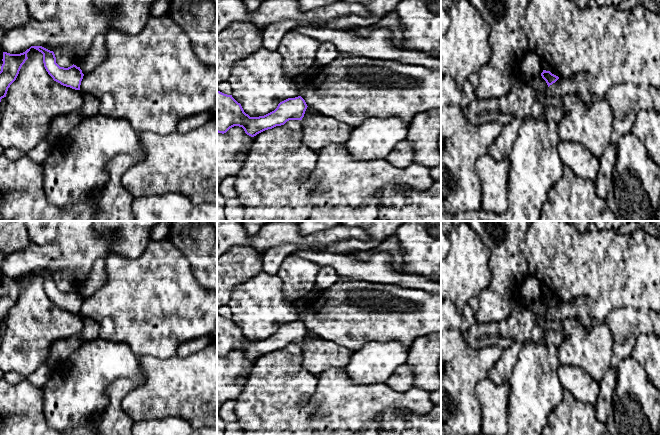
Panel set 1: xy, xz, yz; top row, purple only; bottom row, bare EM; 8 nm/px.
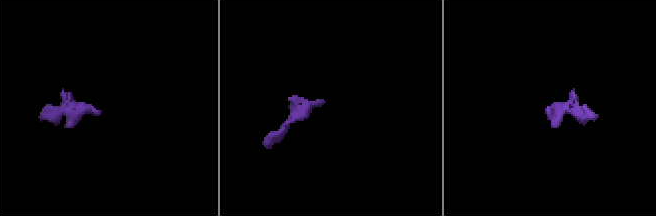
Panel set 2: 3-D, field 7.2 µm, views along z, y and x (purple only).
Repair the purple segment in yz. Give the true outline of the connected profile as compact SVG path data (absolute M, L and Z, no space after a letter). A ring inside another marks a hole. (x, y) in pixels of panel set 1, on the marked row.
M543 70L543 72L541 73L541 76L546 81L548 87L559 79L558 76L556 76L556 75L552 74L550 71L546 71L546 70Z

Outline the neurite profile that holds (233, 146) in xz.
M239 126L230 128L224 134L217 132L217 191L226 177L240 172L253 139Z

